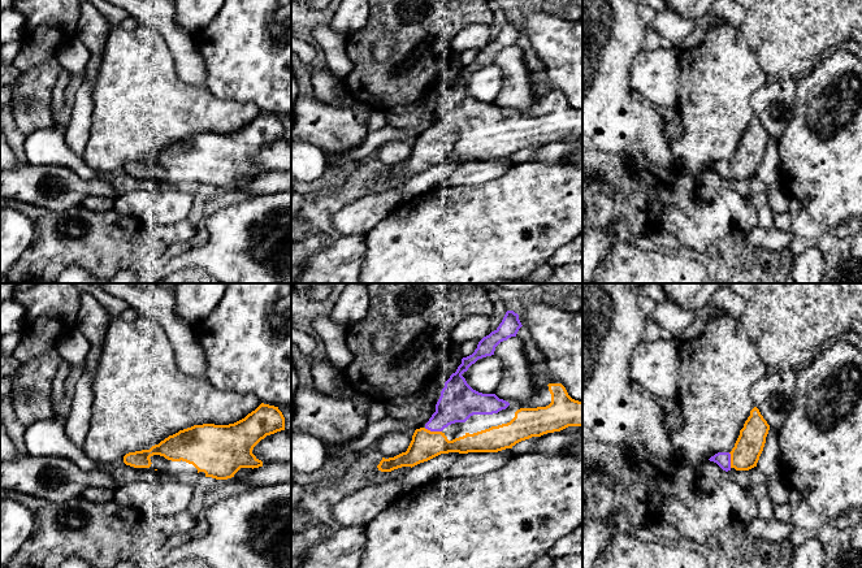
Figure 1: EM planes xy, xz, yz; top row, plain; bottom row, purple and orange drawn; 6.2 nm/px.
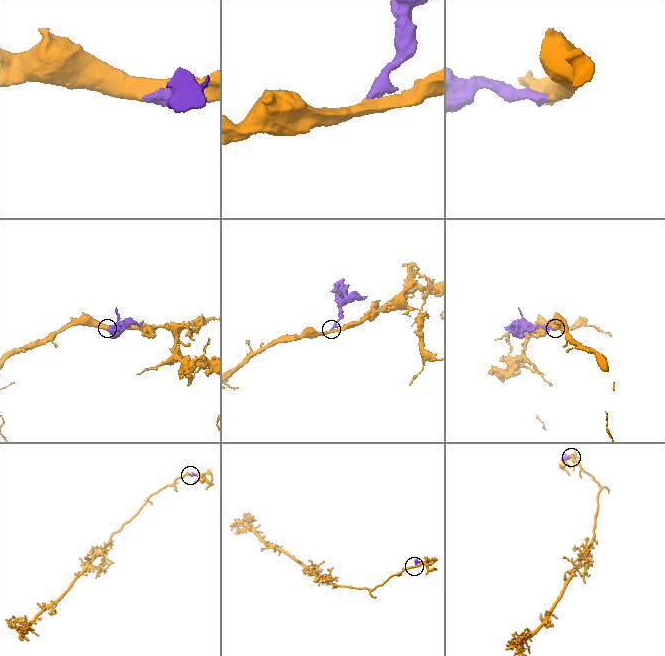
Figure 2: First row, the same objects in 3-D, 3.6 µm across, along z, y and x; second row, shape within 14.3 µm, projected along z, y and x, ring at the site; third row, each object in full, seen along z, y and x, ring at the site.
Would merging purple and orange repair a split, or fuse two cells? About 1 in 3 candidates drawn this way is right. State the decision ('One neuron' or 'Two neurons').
One neuron

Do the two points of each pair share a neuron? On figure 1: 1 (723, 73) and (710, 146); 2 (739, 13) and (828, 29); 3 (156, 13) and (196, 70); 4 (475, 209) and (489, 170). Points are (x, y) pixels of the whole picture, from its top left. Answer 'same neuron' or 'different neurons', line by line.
1: same neuron
2: different neurons
3: same neuron
4: different neurons

